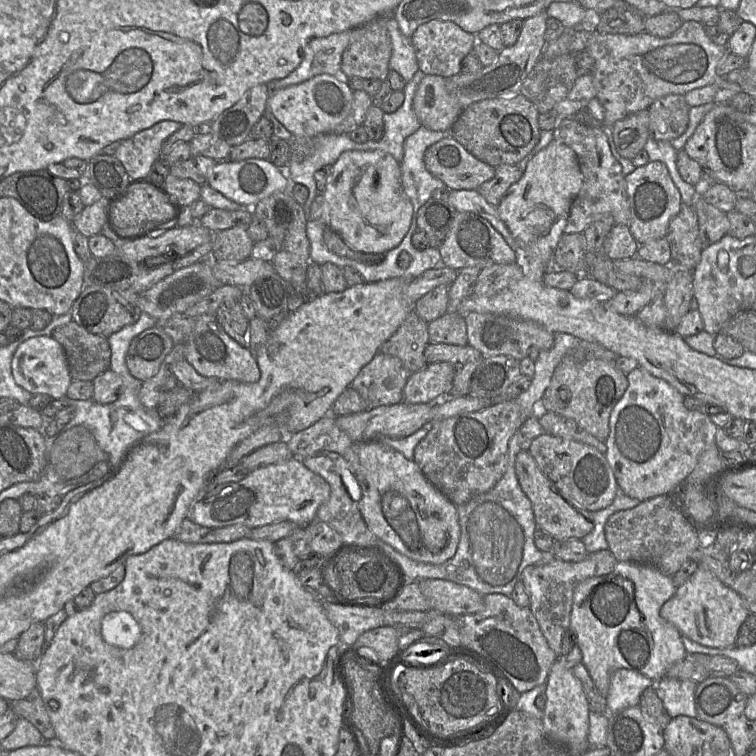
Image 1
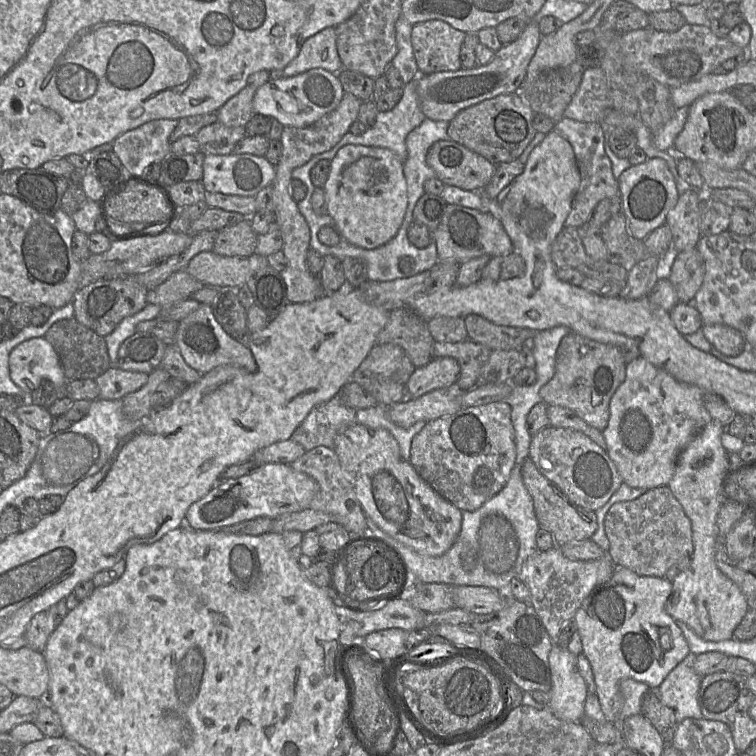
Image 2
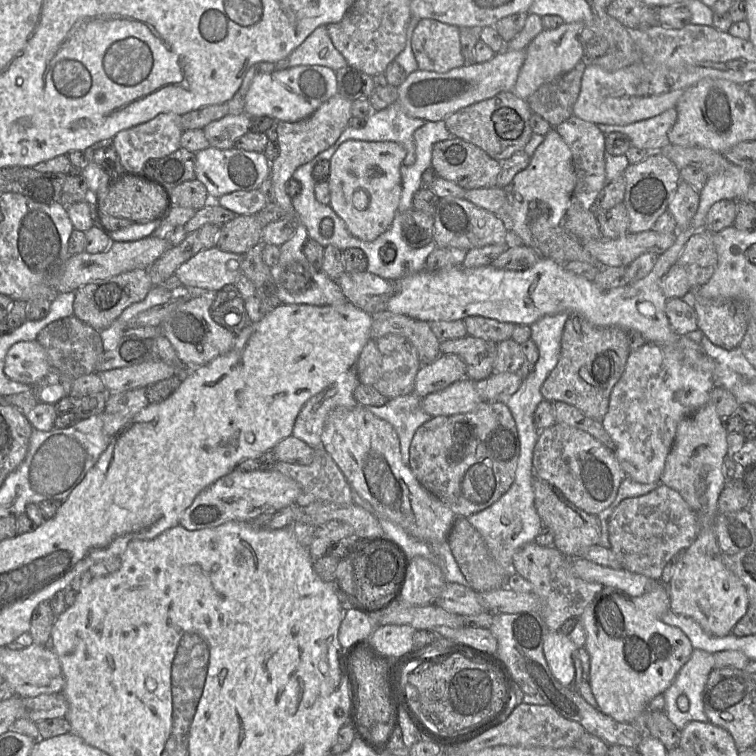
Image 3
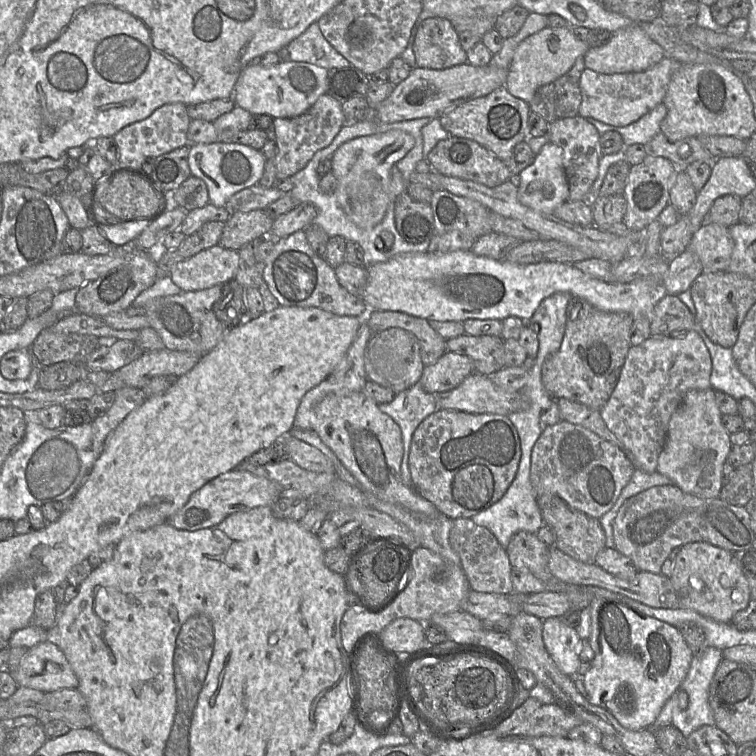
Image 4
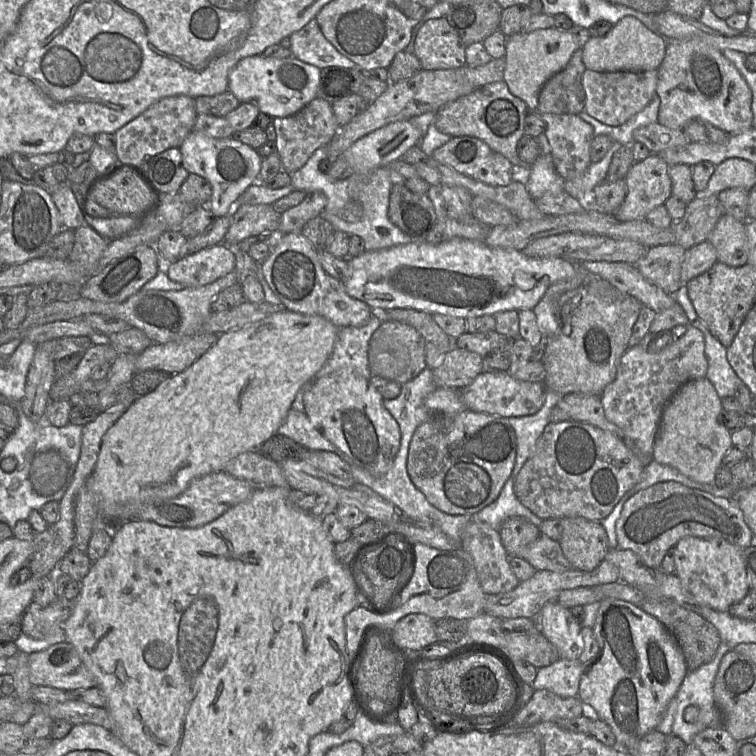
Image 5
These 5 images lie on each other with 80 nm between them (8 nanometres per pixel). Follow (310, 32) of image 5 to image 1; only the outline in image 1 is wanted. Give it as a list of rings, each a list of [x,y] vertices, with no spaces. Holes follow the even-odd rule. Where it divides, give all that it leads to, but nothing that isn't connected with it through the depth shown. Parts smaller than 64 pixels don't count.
[[[364,27],[312,39],[305,48],[300,65],[287,77],[267,83],[272,92],[300,84],[320,74],[341,76],[342,54],[353,42],[365,35]]]

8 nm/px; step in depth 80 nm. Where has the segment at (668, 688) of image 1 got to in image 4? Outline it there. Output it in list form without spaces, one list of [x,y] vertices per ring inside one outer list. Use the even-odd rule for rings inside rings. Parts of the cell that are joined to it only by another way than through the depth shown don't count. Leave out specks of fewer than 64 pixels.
[[[707,647],[703,652],[693,656],[684,681],[670,698],[672,725],[685,738],[702,726],[715,725],[714,715],[709,705],[709,690],[716,669],[723,659],[722,653],[722,650]],[[680,692],[688,695],[686,710],[681,710],[678,706],[677,696]]]

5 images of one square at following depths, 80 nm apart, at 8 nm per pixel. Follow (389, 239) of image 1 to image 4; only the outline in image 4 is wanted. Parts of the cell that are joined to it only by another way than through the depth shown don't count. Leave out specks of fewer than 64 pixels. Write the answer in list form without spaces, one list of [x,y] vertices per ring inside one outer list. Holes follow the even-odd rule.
[[[390,130],[351,139],[331,156],[331,172],[337,180],[337,201],[358,227],[372,229],[384,219],[389,204],[392,168],[414,144],[415,140],[410,134],[402,130]]]

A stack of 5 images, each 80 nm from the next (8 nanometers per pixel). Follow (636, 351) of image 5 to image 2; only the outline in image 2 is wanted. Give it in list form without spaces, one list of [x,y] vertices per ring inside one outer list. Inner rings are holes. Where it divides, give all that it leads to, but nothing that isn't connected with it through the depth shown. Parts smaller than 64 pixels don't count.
[[[643,356],[626,364],[625,379],[610,399],[609,420],[602,431],[607,444],[607,454],[625,484],[632,488],[649,490],[669,483],[674,475],[680,452],[703,427],[712,421],[703,405],[702,395],[703,391],[699,387],[676,380]]]

